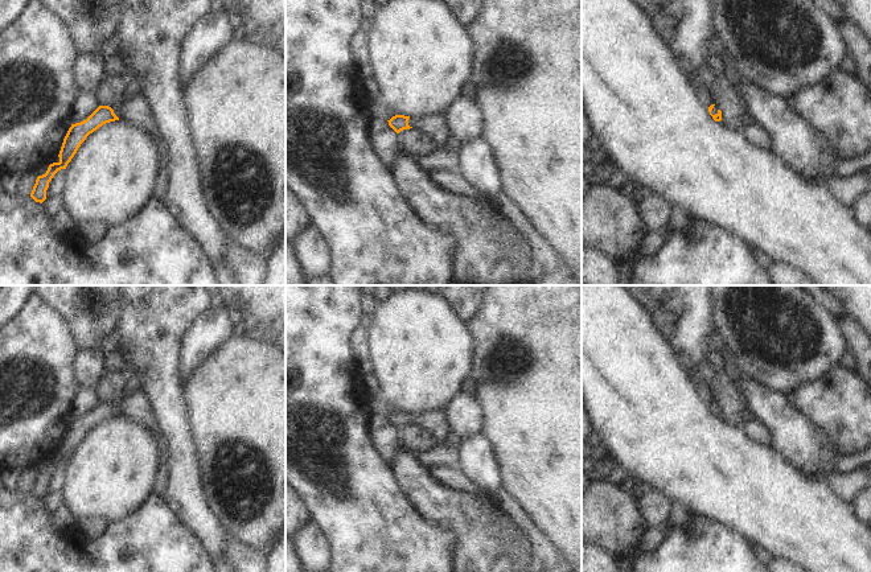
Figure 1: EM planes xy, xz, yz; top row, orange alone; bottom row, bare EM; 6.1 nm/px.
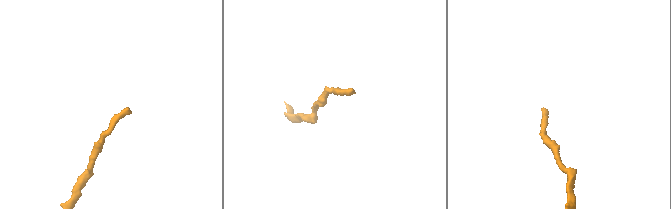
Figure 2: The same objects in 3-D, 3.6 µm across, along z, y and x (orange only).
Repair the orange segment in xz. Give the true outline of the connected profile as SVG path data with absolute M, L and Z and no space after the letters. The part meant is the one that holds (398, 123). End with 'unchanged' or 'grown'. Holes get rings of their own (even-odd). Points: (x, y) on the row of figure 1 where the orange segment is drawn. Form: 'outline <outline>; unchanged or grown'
outline M431 114L428 116L410 118L404 115L395 115L389 122L389 125L399 133L403 129L415 128L435 140L437 148L445 145L445 140L451 137L444 114Z; grown

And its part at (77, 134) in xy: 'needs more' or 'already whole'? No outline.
needs more

